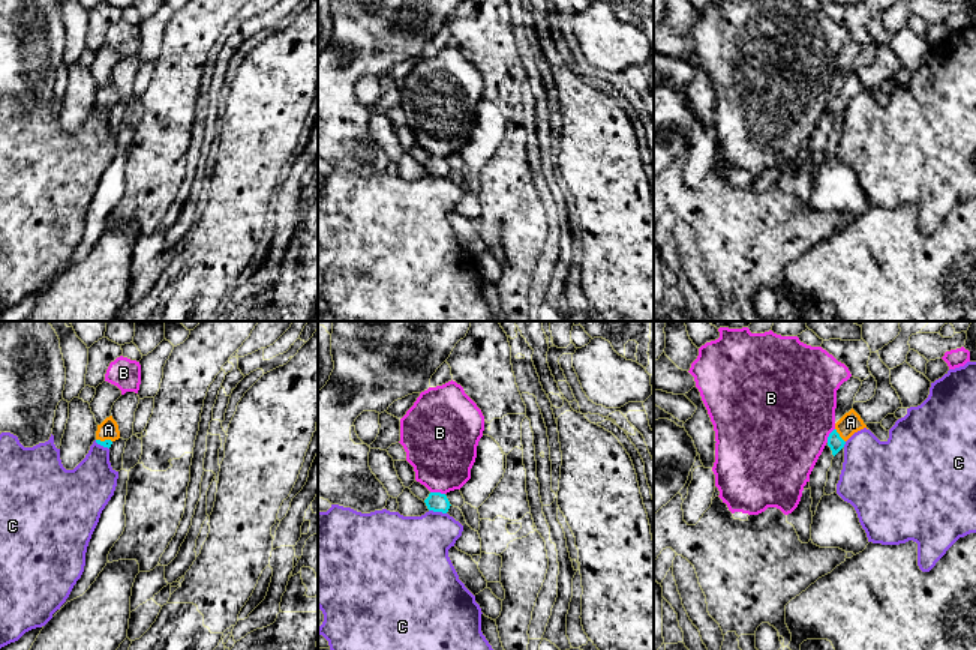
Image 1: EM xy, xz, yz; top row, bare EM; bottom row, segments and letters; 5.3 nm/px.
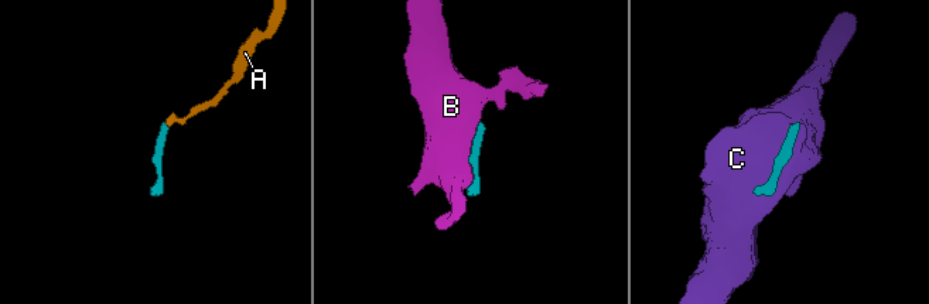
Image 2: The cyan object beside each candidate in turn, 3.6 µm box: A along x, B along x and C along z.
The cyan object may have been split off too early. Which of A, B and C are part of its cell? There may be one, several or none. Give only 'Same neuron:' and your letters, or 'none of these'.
Same neuron: A

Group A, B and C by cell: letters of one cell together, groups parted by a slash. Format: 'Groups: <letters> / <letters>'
Groups: A / B / C

